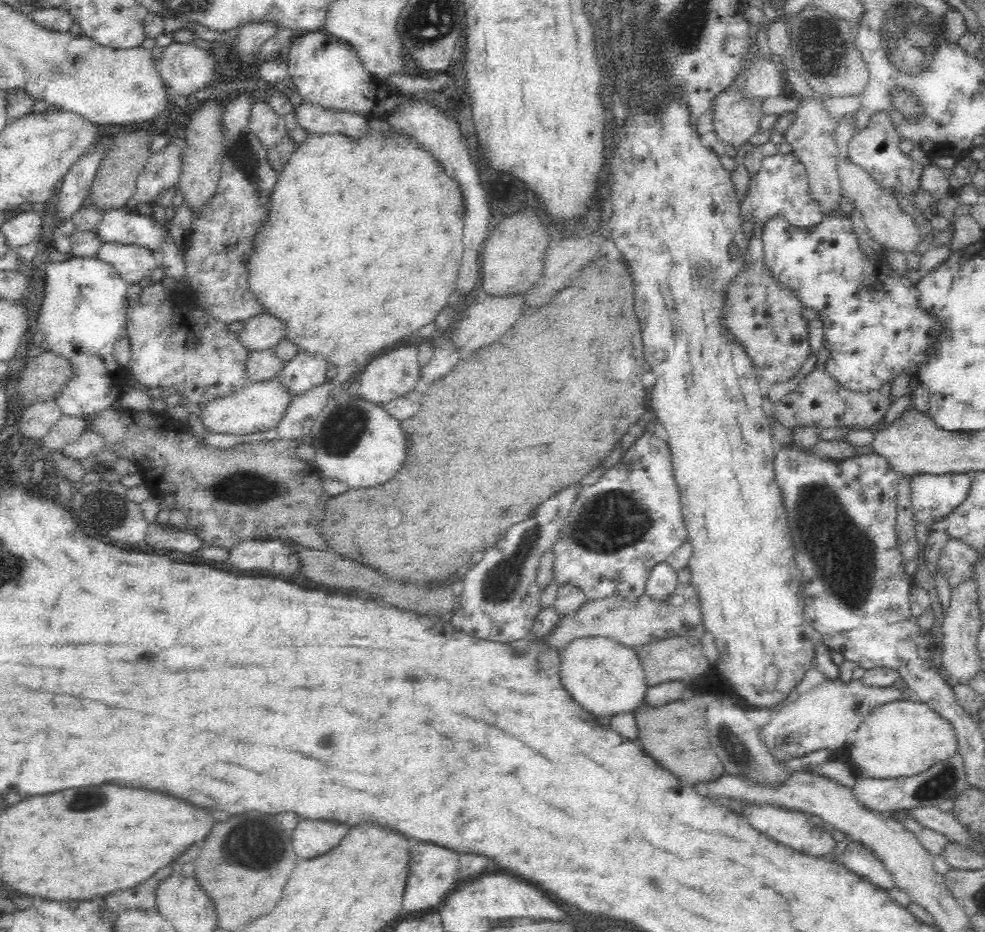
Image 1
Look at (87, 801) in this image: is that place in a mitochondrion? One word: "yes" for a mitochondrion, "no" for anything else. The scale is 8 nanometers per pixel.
yes

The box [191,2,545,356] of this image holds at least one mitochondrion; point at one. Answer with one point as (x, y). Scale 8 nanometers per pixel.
(243, 158)

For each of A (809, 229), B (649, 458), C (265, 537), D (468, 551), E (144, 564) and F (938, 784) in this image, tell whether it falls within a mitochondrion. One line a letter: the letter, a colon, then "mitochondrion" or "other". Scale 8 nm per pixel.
A: other
B: other
C: other
D: other
E: other
F: mitochondrion

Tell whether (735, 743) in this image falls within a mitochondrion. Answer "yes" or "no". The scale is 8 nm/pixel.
yes

